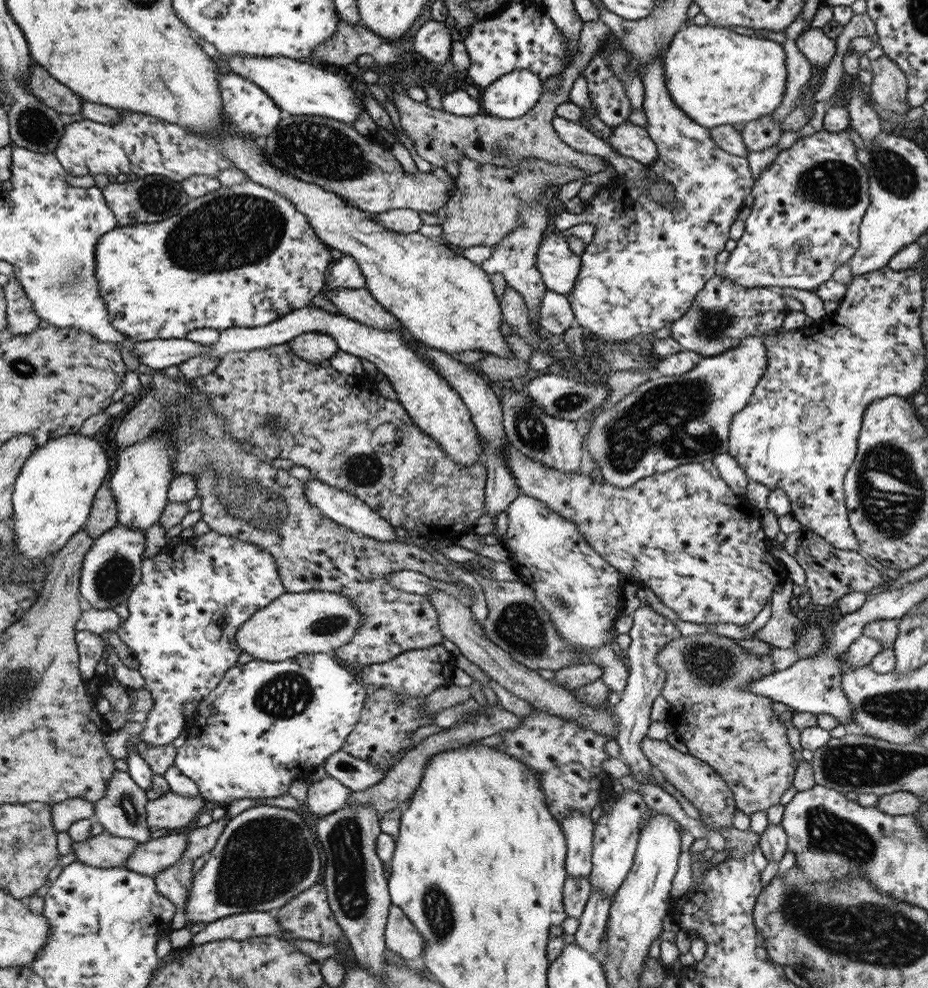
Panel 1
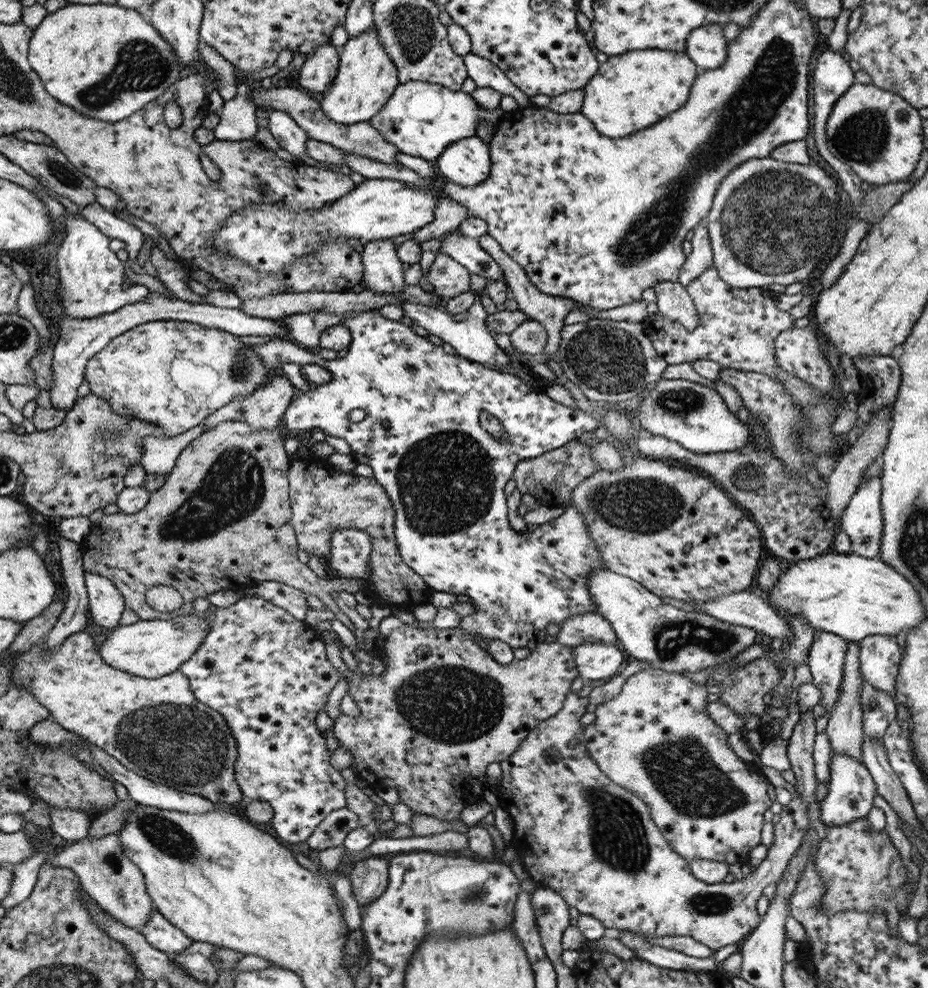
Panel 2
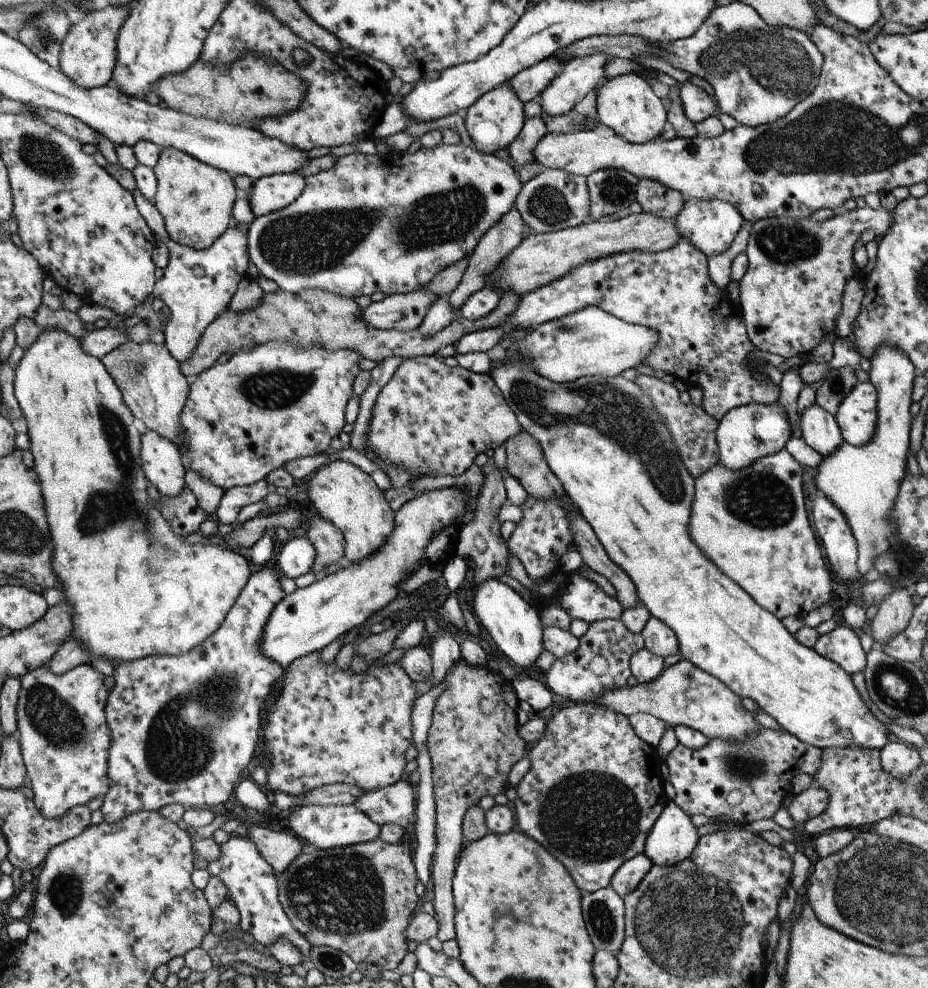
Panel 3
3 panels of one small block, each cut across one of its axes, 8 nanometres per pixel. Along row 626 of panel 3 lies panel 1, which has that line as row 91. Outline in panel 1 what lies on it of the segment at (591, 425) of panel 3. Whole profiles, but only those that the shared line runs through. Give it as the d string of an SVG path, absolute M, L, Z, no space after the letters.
M685 24L664 53L666 86L672 100L692 120L707 129L720 125L746 124L776 110L786 90L786 53L783 45L768 39L736 34L727 27Z

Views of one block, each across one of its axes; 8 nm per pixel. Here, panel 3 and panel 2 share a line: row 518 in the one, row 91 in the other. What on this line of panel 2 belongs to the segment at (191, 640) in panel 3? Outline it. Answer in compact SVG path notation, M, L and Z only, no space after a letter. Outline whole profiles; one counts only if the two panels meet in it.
M68 3L66 6L56 10L56 12L47 13L46 18L42 20L40 26L33 29L34 44L29 45L29 63L34 64L34 68L38 68L38 76L41 77L45 88L53 97L58 98L62 104L68 105L70 108L74 106L74 109L84 113L86 116L115 123L120 120L128 119L130 115L134 115L135 112L146 107L150 102L153 102L154 99L158 99L159 96L165 94L165 91L170 86L173 86L180 78L183 69L181 60L178 58L175 50L170 48L170 44L160 35L158 28L156 28L154 24L150 24L137 10L109 4Z

